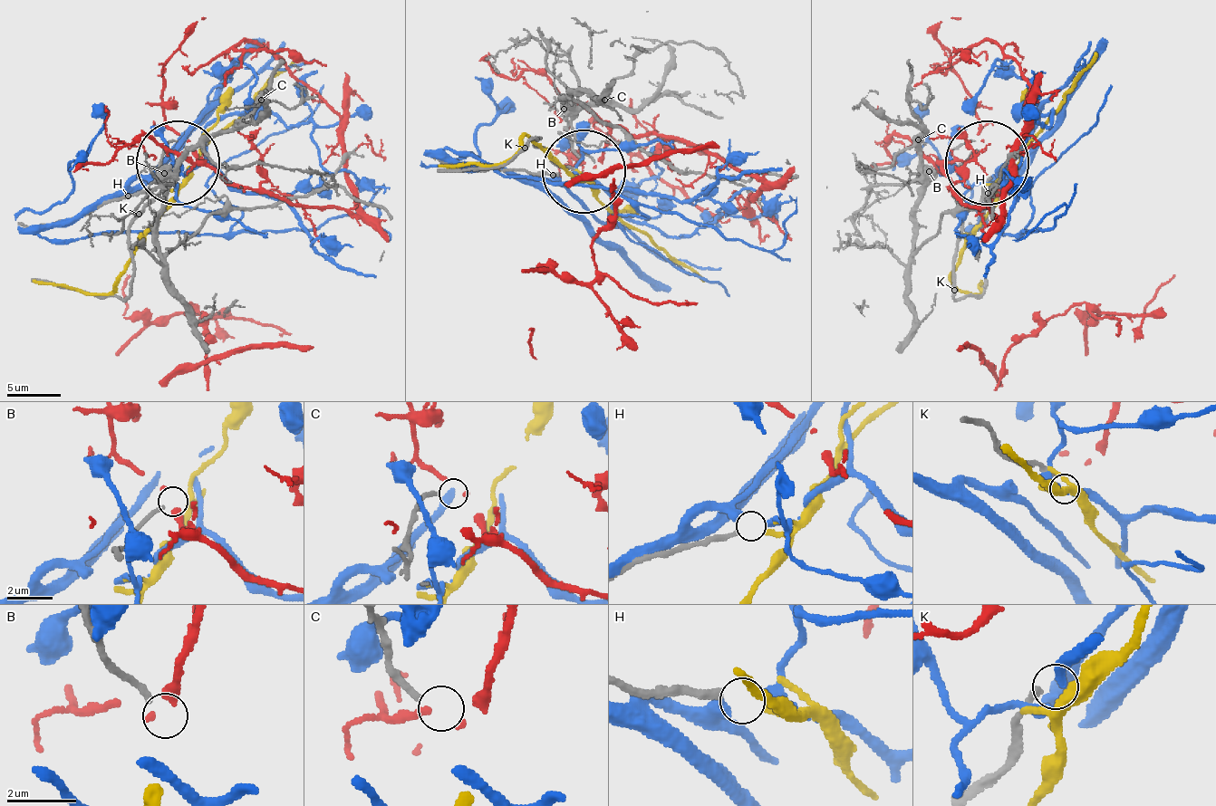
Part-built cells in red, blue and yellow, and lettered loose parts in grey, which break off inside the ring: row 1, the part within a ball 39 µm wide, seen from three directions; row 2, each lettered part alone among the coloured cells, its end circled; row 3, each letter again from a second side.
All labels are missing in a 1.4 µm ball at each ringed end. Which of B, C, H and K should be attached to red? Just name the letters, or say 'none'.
none

